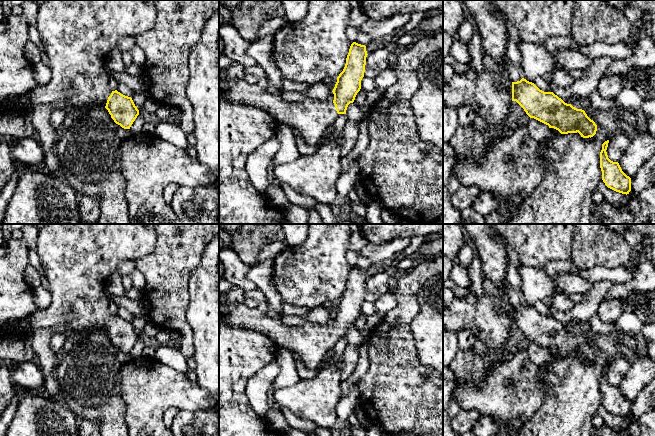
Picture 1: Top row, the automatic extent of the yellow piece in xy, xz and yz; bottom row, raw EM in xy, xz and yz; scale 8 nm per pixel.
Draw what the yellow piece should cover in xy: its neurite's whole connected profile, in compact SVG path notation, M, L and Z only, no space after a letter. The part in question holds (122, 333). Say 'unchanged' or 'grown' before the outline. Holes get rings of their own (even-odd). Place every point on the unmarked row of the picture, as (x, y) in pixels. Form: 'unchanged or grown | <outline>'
grown | M46 224L39 229L36 250L44 269L44 276L51 288L52 301L46 309L37 310L20 322L2 328L1 336L8 337L10 331L29 333L35 329L67 330L68 333L99 329L108 334L116 348L124 353L130 353L139 339L139 334L131 321L125 320L117 314L110 314L107 280L121 262L142 258L151 253L155 245L154 224Z

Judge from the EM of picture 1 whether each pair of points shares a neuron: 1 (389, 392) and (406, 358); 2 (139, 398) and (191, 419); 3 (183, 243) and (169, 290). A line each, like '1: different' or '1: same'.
1: same
2: different
3: same

